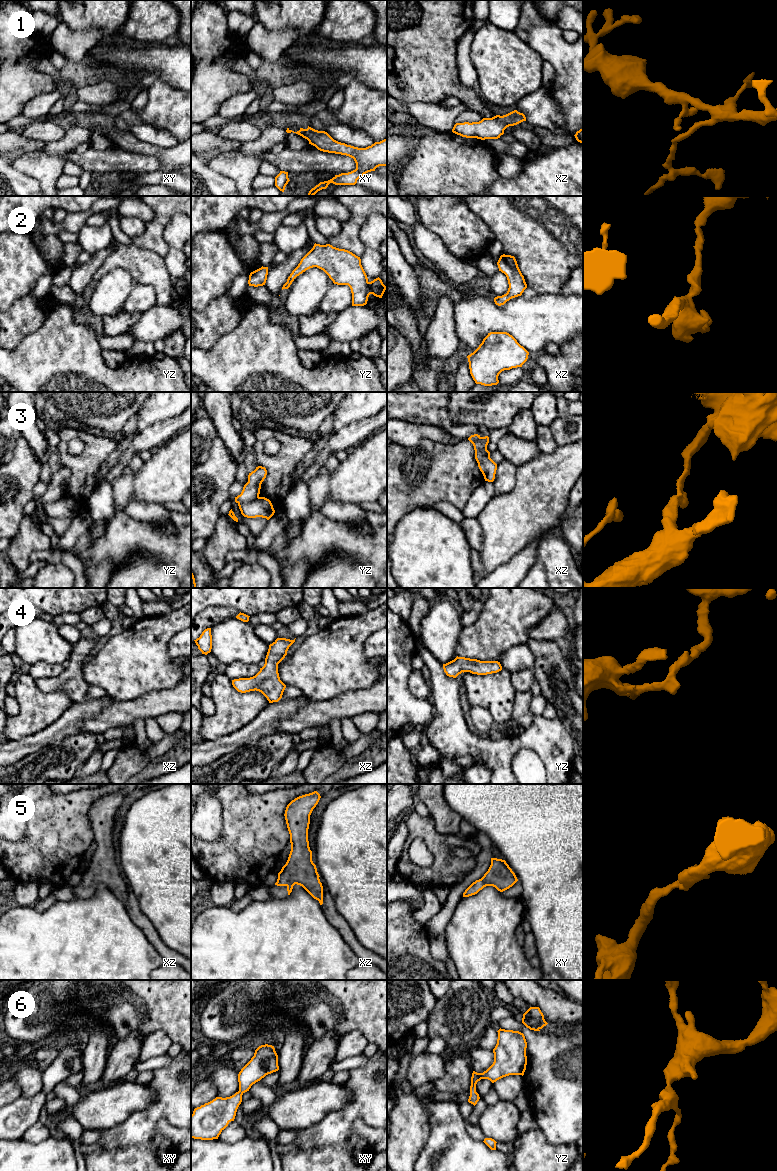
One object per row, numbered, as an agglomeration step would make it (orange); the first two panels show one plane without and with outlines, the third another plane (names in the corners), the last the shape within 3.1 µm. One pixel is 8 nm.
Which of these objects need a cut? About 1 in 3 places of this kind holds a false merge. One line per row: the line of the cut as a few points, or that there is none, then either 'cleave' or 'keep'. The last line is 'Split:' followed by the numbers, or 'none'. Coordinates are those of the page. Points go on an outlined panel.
1: no cut; keep
2: no cut; keep
3: cut in yz along (259, 497), (238, 504); cleave
4: no cut; keep
5: no cut; keep
6: no cut; keep
Split: 3

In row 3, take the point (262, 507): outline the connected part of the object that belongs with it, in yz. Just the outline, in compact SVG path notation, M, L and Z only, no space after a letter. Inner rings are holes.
M259 497L250 502L238 504L241 514L247 518L262 517L269 520L275 513L271 501L265 497Z

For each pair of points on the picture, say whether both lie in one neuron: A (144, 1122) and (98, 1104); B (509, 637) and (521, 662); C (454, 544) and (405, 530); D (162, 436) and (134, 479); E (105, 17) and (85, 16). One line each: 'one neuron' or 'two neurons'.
A: two neurons
B: two neurons
C: one neuron
D: two neurons
E: one neuron

